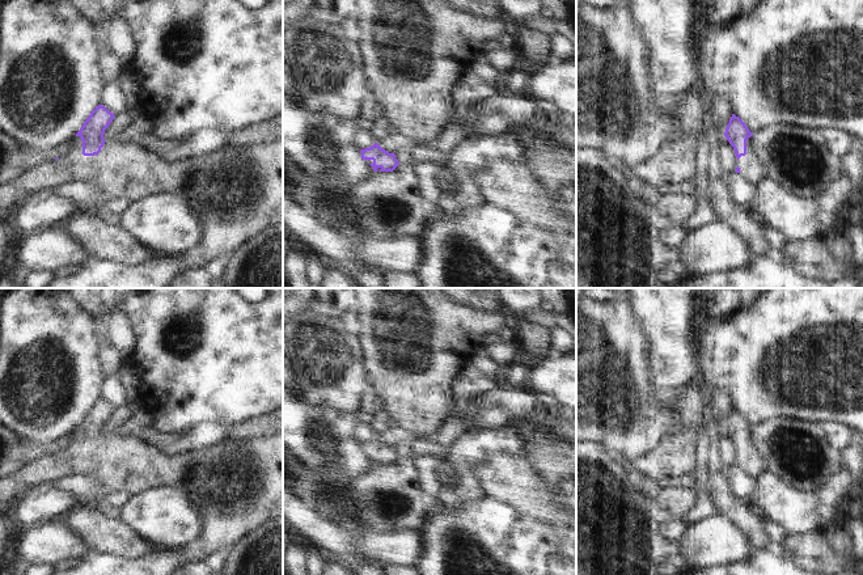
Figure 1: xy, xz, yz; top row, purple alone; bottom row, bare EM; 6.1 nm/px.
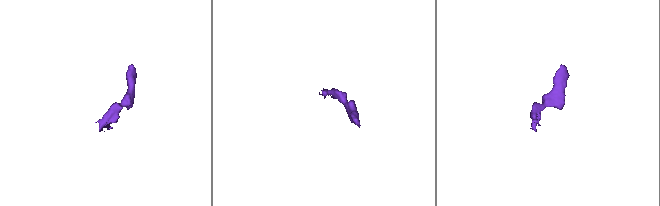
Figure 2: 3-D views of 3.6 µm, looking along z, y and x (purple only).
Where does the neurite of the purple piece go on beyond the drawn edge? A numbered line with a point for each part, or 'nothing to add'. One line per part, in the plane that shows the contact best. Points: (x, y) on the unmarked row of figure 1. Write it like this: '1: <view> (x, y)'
1: xy (233, 485)

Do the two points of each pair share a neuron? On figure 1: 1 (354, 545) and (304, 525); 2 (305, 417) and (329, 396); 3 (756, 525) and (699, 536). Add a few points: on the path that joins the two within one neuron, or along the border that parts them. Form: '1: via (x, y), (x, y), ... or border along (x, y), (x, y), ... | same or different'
1: via (342, 545), (330, 542), (316, 529) | same
2: border along (300, 396), (312, 404), (322, 404), (348, 413) | different
3: border along (716, 512), (730, 519), (754, 549) | different

